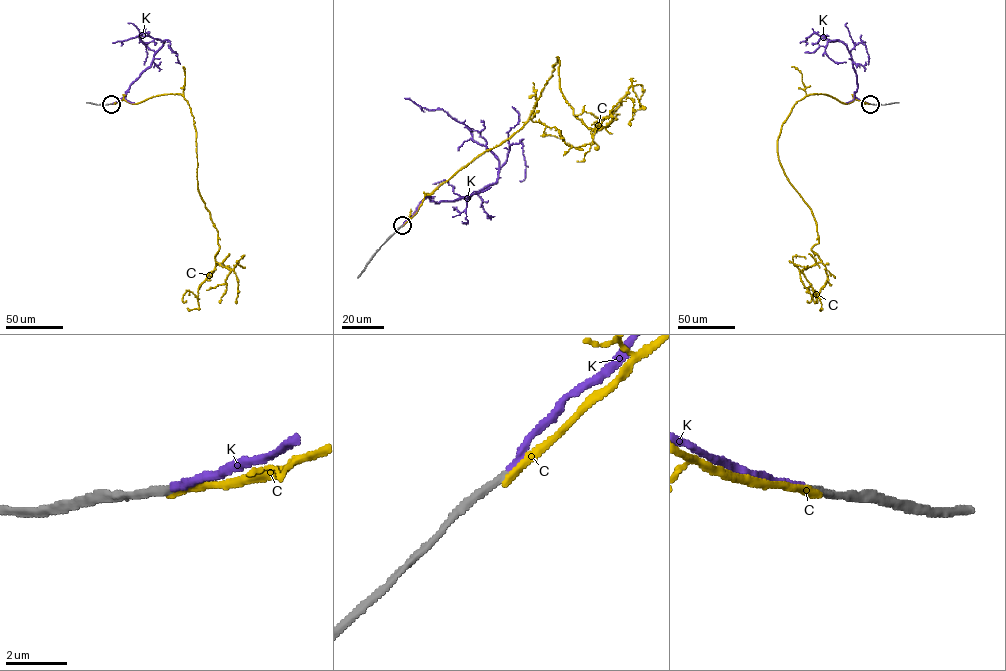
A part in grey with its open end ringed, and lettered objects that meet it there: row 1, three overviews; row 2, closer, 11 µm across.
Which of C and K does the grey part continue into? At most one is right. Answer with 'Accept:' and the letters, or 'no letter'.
Accept: K

